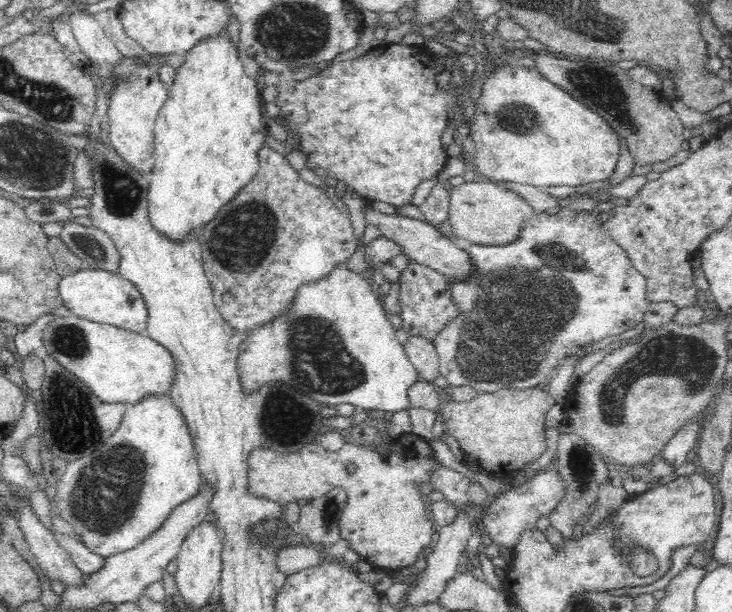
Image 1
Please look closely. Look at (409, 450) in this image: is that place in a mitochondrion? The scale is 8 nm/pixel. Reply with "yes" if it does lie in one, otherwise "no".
no

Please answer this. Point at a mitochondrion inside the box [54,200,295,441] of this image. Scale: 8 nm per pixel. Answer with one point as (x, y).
(88, 248)

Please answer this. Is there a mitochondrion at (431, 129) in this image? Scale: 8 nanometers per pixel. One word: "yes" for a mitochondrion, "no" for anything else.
no

